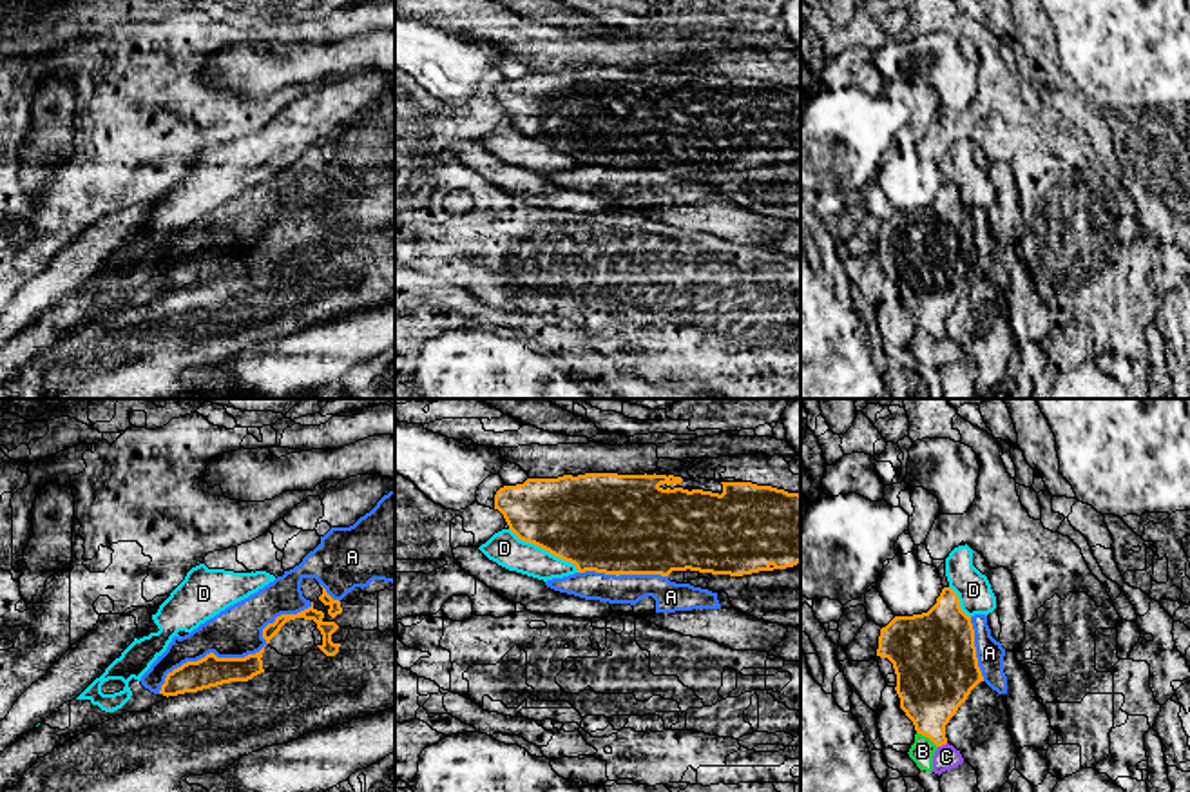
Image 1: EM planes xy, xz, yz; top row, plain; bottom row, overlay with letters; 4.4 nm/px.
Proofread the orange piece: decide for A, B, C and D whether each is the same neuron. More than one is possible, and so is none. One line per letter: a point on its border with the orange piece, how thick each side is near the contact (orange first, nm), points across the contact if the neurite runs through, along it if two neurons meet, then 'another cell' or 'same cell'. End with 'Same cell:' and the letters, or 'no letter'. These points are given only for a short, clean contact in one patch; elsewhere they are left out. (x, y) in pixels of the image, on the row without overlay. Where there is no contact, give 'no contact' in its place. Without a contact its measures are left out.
A: xy (238, 252) | 140/220 nm | another cell
B: yz (928, 330) | 320/110 nm | another cell
C: yz (942, 338) | 280/110 nm | another cell
D: xz (546, 144) | 420/150 nm | another cell
Same cell: no letter

